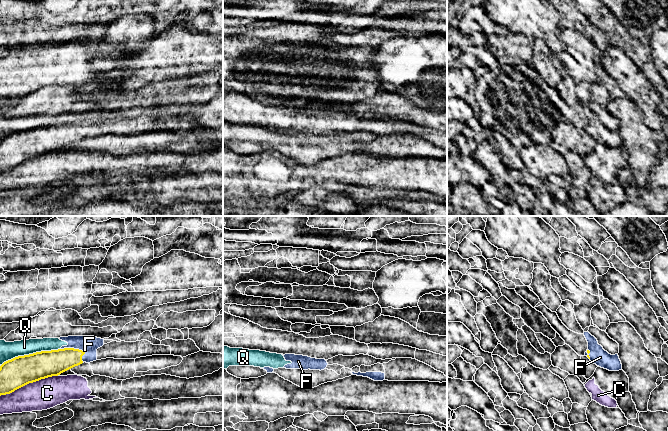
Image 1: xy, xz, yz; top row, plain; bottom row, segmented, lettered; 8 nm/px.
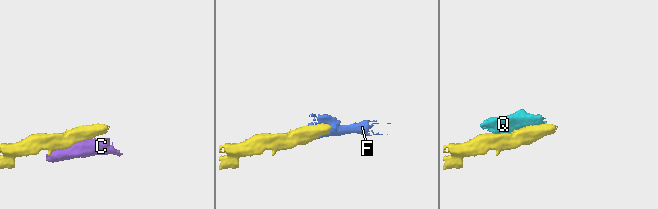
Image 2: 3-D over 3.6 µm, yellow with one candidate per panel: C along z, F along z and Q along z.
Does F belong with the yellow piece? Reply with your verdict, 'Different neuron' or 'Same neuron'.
Same neuron

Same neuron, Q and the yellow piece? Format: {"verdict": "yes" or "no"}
{"verdict": "no"}

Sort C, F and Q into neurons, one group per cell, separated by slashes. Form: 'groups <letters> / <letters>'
groups C / F / Q

